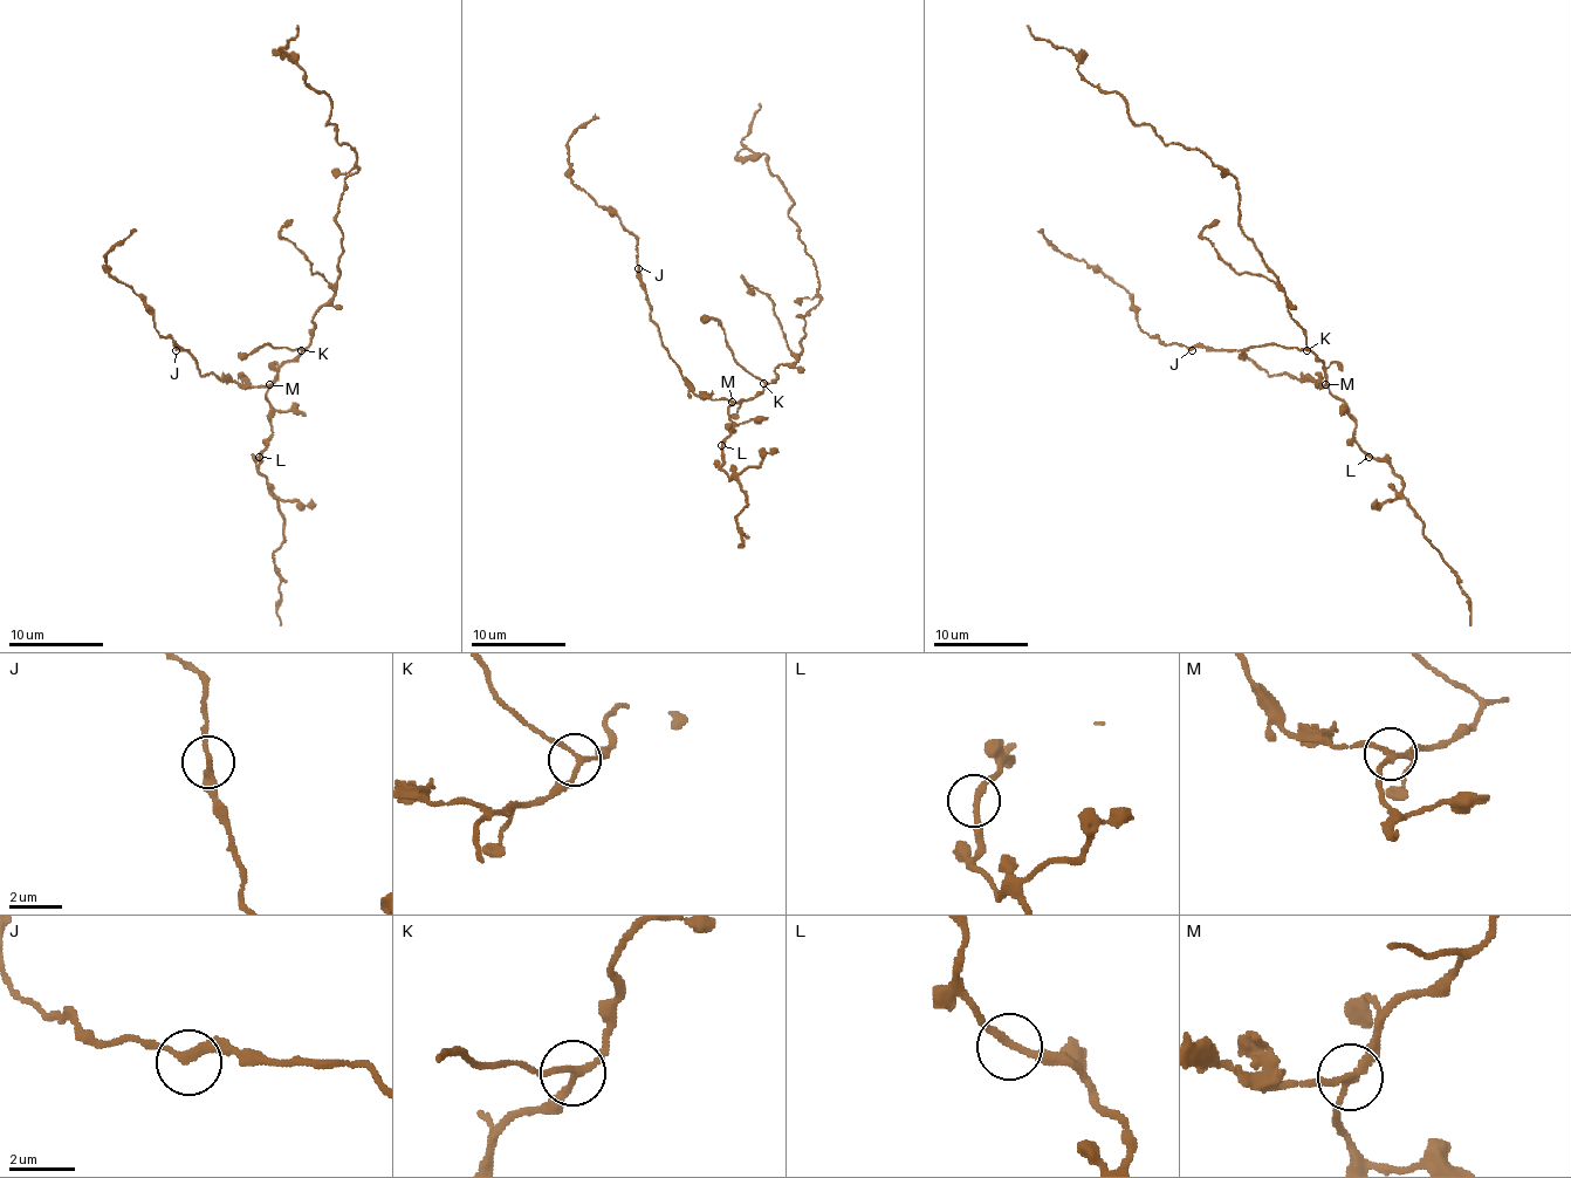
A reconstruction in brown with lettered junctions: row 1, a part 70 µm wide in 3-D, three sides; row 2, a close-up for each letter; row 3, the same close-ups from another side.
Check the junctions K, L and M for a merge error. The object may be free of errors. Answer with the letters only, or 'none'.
M

